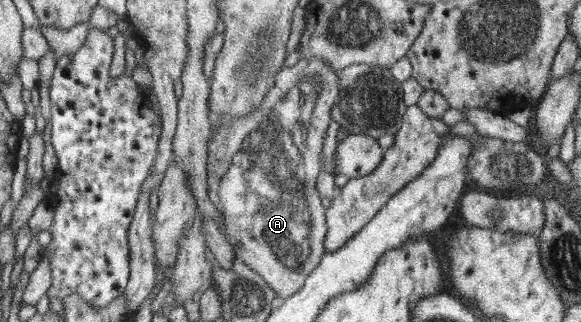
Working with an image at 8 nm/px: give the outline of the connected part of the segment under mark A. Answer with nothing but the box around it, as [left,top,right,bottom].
[208,57,340,301]

